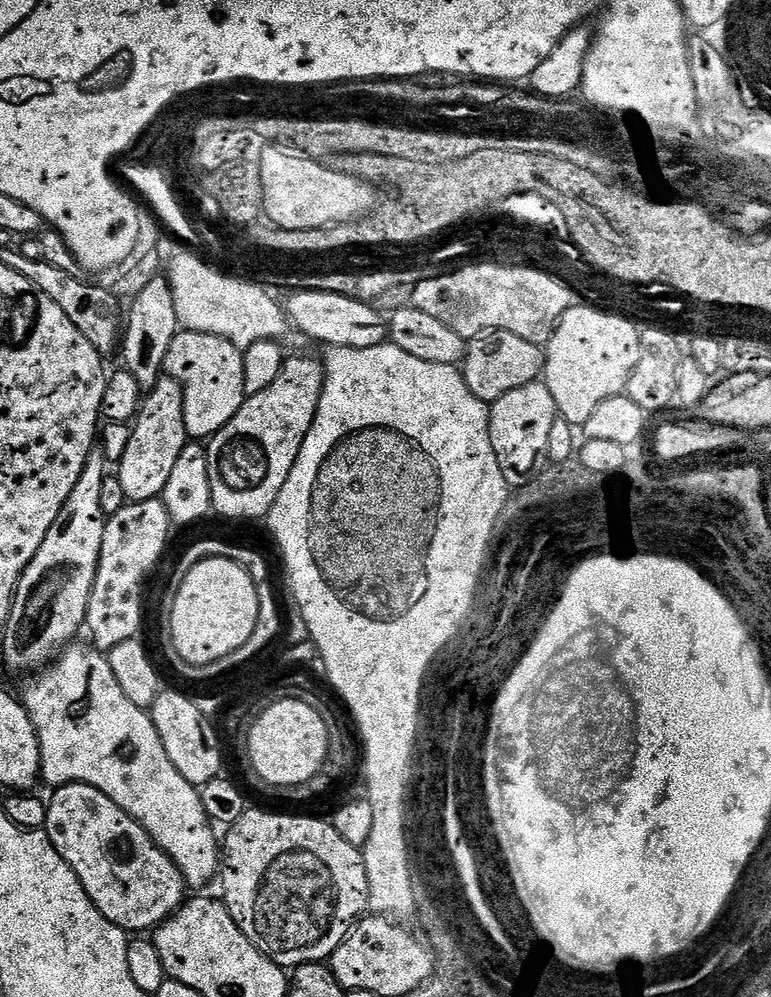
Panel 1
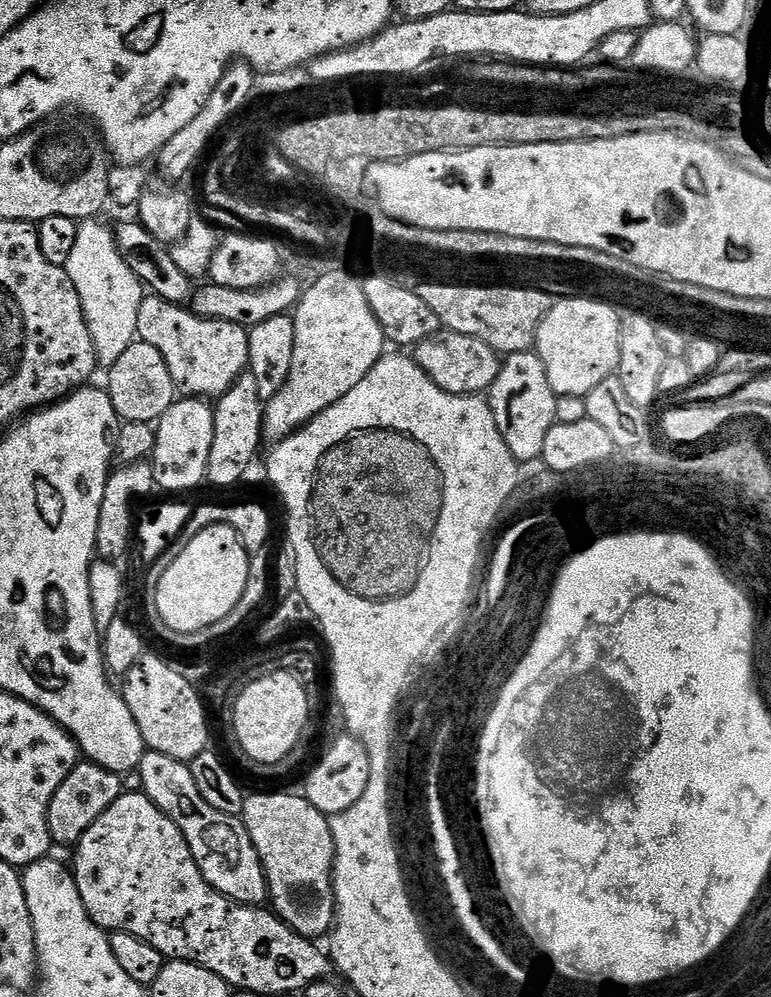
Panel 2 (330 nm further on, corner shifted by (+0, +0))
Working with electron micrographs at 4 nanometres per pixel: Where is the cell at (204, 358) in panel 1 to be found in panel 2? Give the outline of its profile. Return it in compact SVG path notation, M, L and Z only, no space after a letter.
M148 294L137 308L135 305L134 332L166 358L170 378L174 378L176 391L184 398L218 398L248 366L247 328L196 316L187 307L166 302L155 294Z

